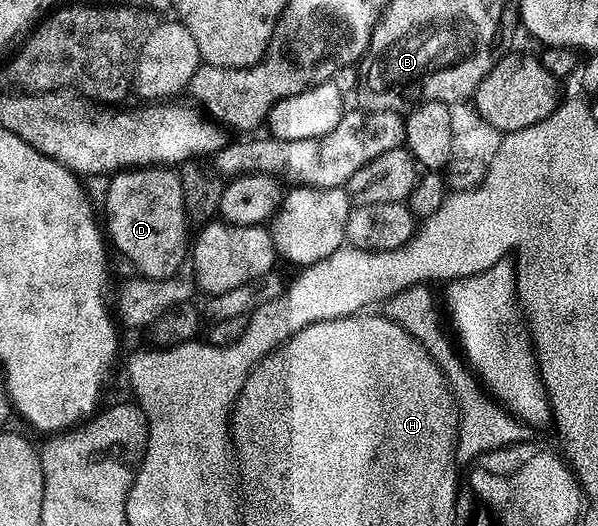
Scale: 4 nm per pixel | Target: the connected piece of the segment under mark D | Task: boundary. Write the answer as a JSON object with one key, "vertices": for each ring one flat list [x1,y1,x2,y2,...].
{"vertices":[[142,165,130,169,120,169,110,176,111,184,107,187,107,196,103,207,107,210,105,231,109,243,115,247,136,267,138,274,145,279,170,279,180,274,179,266,185,263,189,255,189,220,185,209,185,197,181,197,181,181,178,170,167,165]]}

